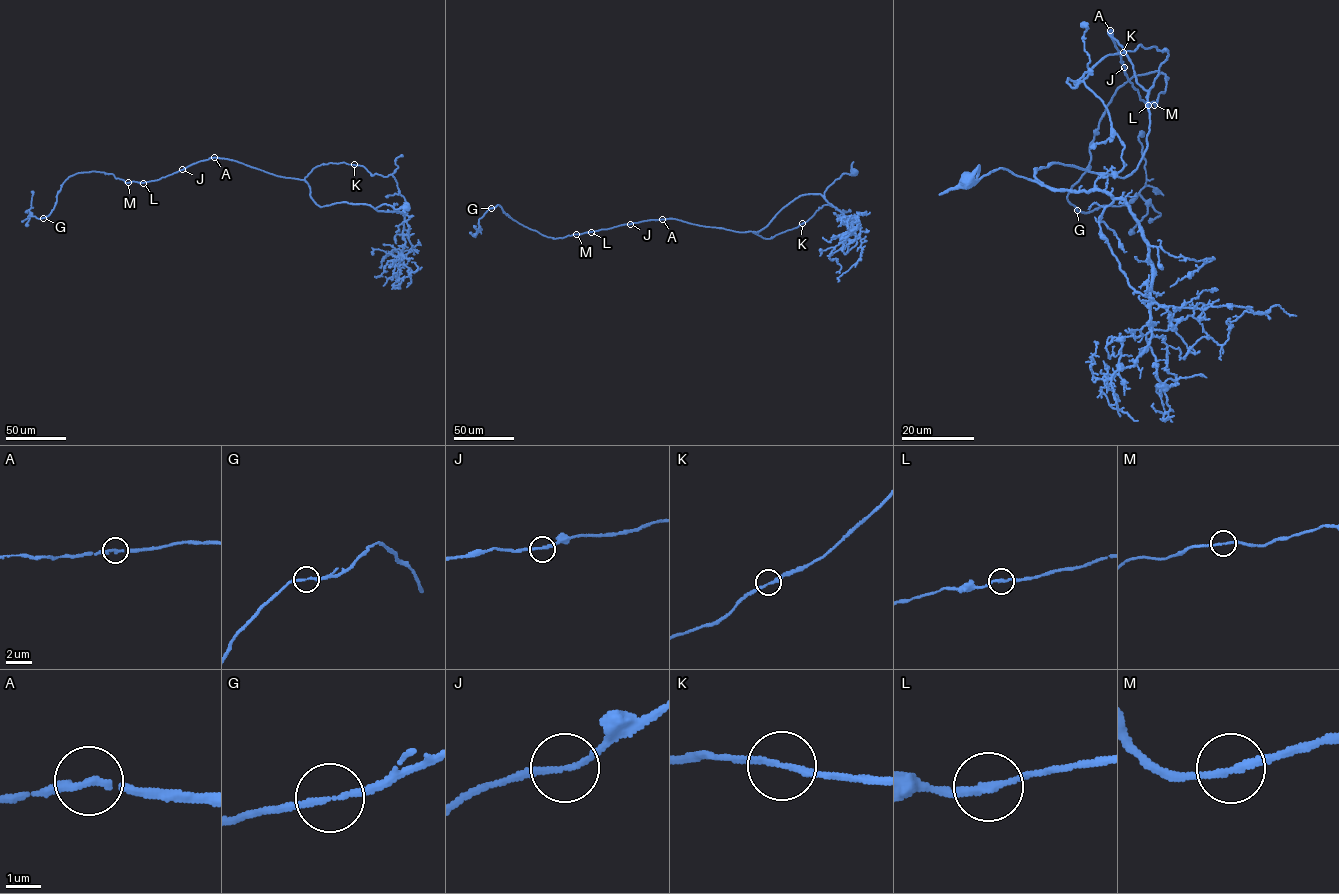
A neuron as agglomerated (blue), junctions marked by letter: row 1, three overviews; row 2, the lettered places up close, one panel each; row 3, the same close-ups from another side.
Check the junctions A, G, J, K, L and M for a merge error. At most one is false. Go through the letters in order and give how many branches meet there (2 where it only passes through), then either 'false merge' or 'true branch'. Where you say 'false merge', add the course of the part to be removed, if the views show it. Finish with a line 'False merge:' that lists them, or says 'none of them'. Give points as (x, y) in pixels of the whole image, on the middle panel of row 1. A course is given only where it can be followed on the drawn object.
A: 2 branches meet; true branch
G: 2 branches meet; true branch
J: 2 branches meet; true branch
K: 2 branches meet; true branch
L: 2 branches meet; true branch
M: 2 branches meet; true branch
False merge: none of them

